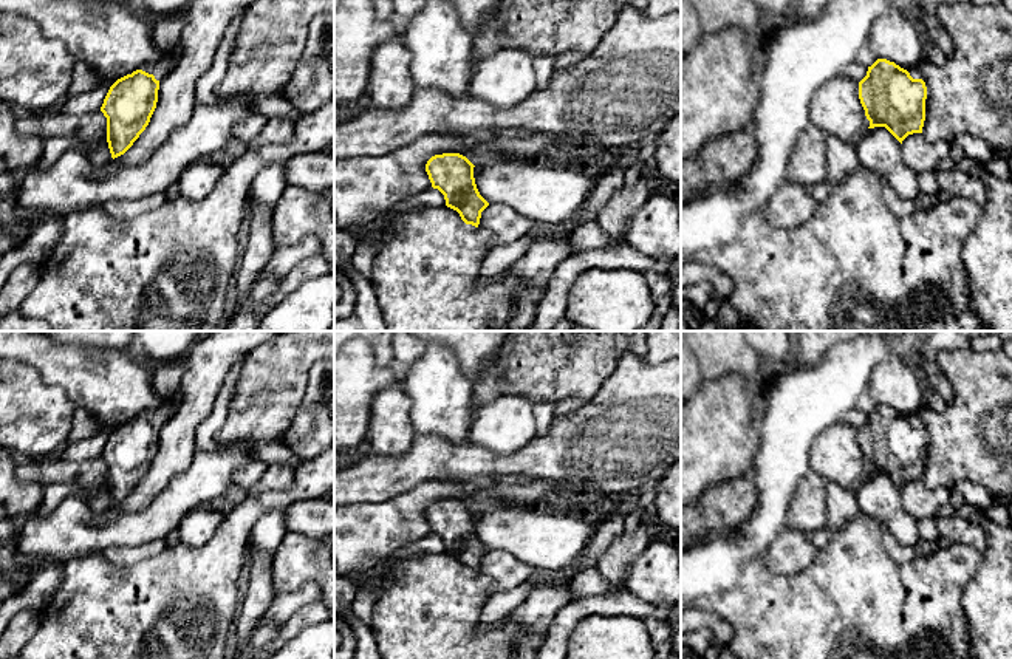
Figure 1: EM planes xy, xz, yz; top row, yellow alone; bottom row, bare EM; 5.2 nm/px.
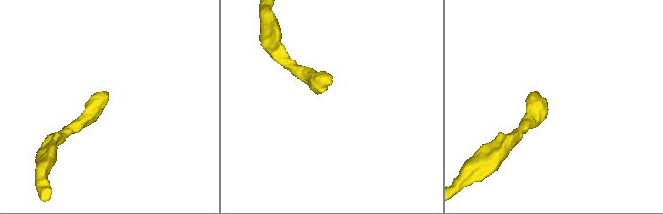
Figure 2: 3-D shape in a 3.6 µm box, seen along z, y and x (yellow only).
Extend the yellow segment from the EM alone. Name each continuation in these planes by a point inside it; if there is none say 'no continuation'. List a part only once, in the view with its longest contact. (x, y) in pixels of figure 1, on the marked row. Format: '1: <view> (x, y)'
1: xy (166, 31)

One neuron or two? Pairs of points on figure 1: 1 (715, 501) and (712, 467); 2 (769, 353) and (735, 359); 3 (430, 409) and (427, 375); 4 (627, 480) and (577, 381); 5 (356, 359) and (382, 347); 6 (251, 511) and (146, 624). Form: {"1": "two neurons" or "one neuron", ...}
{"1": "two neurons", "2": "two neurons", "3": "one neuron", "4": "two neurons", "5": "two neurons", "6": "one neuron"}

